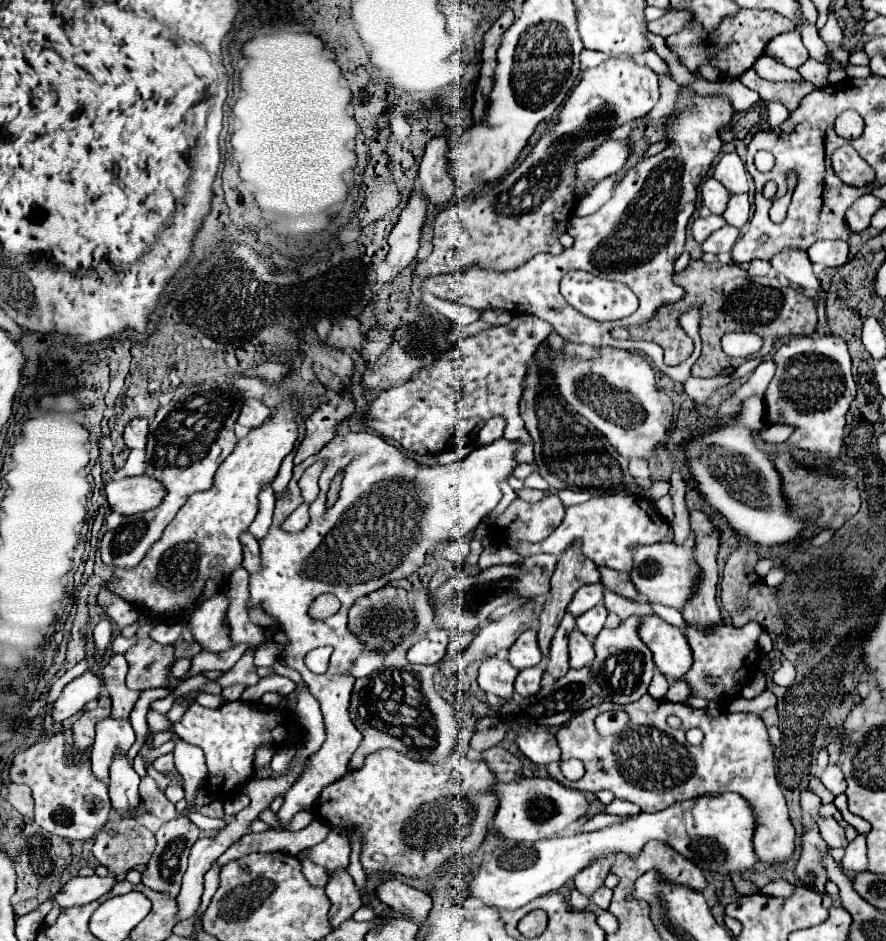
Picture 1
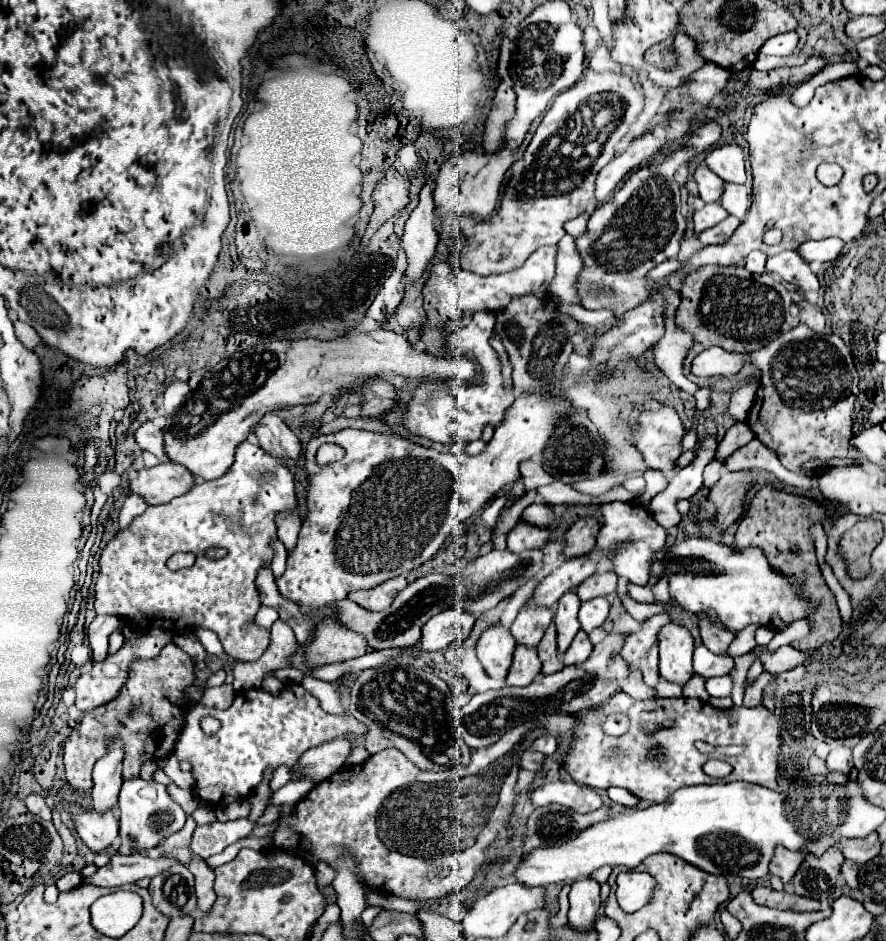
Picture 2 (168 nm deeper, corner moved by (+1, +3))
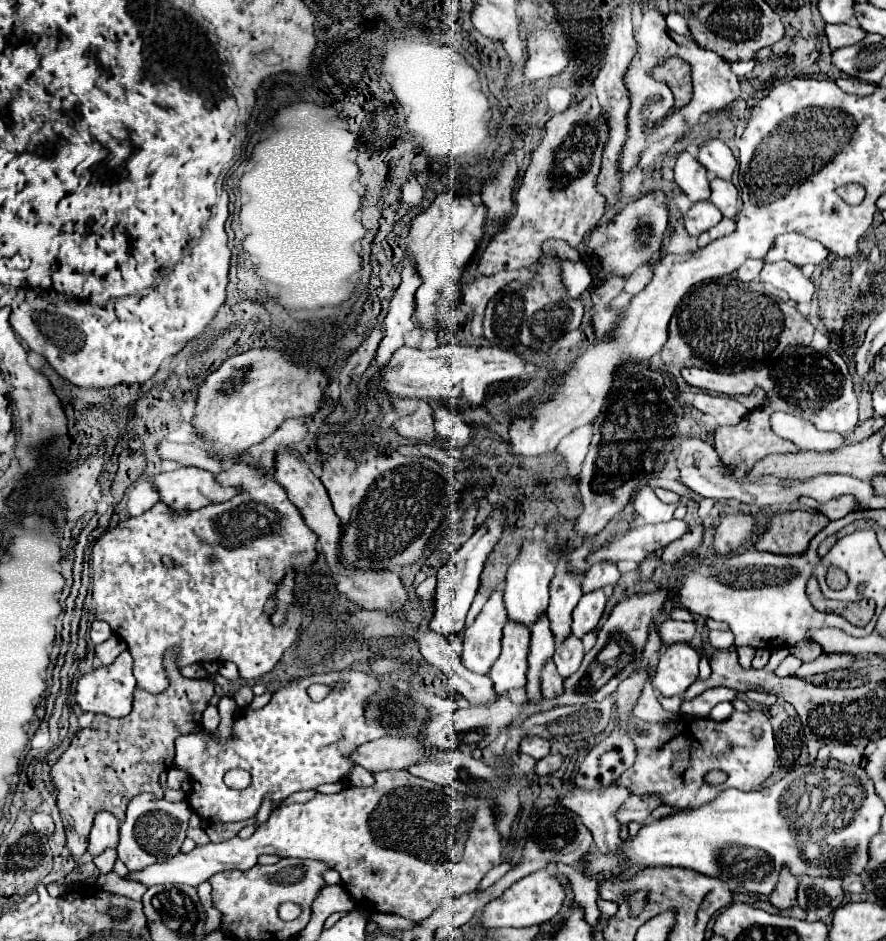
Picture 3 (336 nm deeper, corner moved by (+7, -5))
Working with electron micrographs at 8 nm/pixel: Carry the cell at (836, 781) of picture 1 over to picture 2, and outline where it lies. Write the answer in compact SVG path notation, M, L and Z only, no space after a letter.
M835 746L827 756L827 768L829 770L849 772L851 770L849 762L851 762L851 748L847 748L847 746Z

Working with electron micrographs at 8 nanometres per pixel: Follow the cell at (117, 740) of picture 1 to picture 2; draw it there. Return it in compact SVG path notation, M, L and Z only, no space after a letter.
M113 742L107 758L101 758L93 768L93 808L97 812L113 810L119 802L119 790L123 784L121 778L121 742Z

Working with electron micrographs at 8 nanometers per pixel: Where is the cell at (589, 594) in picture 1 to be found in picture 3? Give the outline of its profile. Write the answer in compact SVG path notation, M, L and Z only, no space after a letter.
M599 562L593 568L589 568L583 578L581 578L581 590L591 592L591 590L605 590L613 588L619 580L619 570L613 562Z

